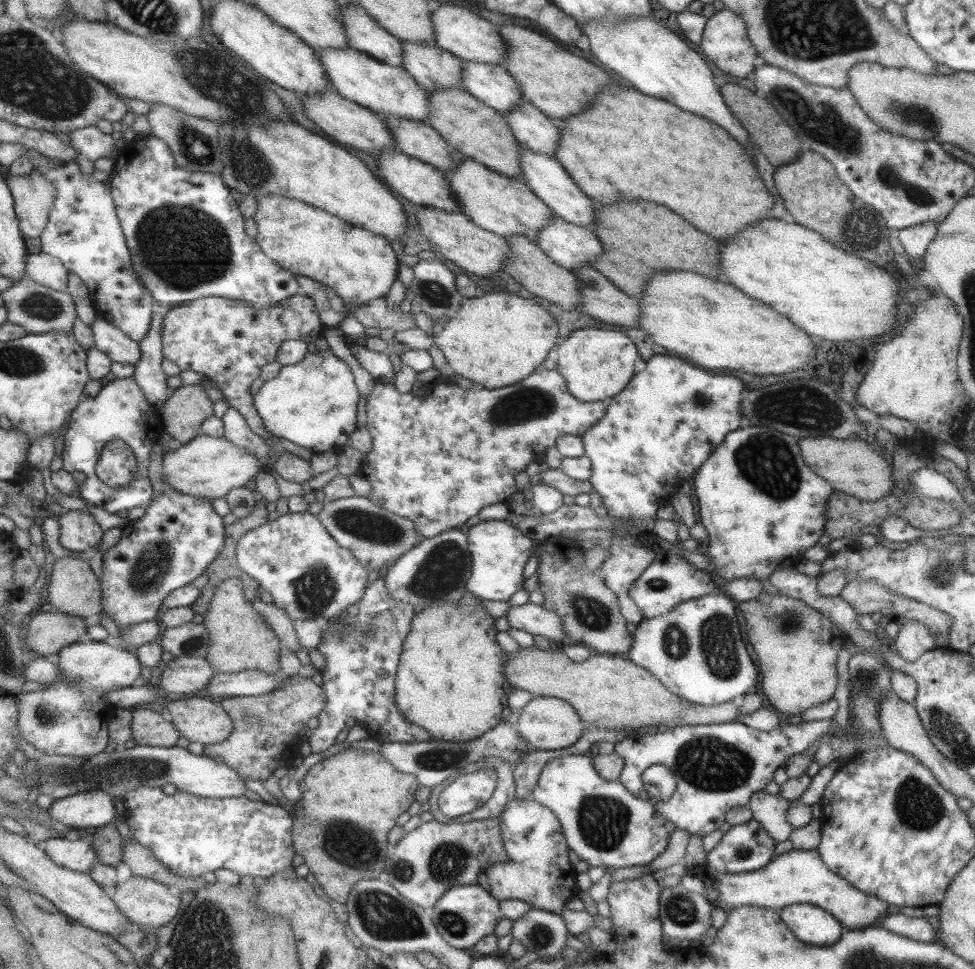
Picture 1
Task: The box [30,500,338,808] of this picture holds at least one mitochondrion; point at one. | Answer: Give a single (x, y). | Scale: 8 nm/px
(125, 770)

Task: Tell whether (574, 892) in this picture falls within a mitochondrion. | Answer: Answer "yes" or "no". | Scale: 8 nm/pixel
no

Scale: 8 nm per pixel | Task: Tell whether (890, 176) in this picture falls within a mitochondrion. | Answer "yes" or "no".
yes

